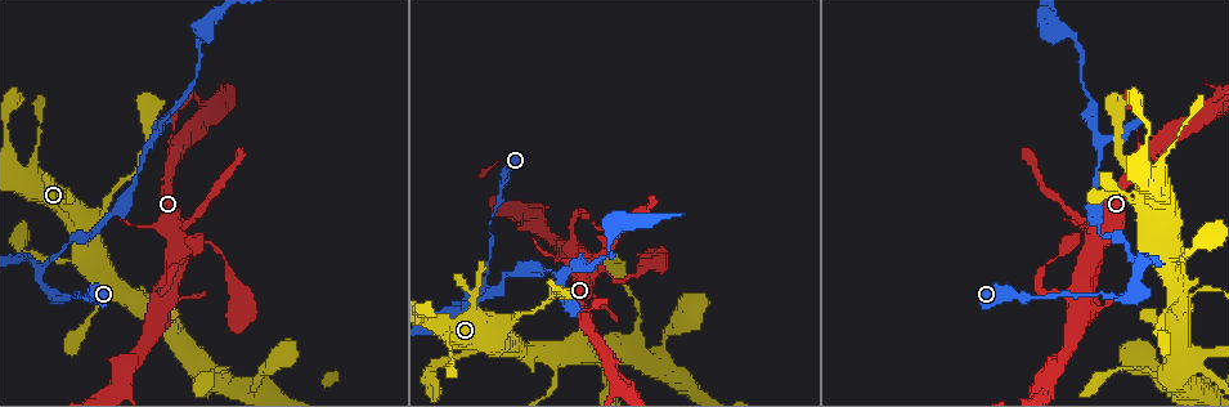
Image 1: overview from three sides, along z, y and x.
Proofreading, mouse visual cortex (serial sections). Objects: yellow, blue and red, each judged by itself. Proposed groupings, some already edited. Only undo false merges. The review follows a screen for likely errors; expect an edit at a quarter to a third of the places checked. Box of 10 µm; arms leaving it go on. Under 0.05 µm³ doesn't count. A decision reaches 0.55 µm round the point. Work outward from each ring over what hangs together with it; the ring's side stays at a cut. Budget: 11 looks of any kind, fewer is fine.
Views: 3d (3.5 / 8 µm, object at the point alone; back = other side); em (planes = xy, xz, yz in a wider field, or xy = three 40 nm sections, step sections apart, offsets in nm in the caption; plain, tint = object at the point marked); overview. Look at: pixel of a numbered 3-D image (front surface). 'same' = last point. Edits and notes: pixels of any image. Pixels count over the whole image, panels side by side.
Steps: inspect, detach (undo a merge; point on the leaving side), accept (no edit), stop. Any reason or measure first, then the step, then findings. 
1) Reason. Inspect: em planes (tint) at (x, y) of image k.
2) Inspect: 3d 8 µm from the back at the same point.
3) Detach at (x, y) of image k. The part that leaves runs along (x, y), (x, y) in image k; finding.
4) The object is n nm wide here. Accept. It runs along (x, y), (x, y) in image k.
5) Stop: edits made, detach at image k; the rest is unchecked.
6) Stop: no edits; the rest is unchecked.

Sharp bend. Inspect: 3d 3.5 µm at (1147, 225) of image 1.

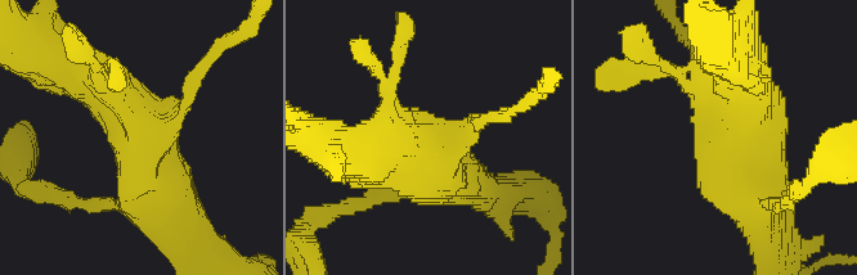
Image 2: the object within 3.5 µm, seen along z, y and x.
Shape alone is not enough. Inspect: em xy step 2 (tint) at (161, 133) of image 2.

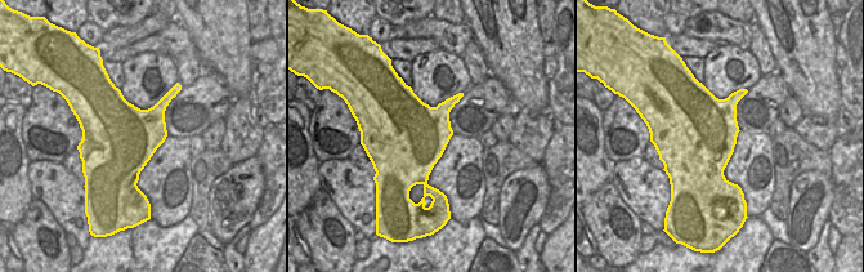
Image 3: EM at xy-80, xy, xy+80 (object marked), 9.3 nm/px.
Accept. It runs along (85, 72), (144, 127), (171, 199) in image 2; all the same cell.

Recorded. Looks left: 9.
Looks like a crossing. Inspect: 3d 3.5 µm from the back at (1096, 251) of image 1.

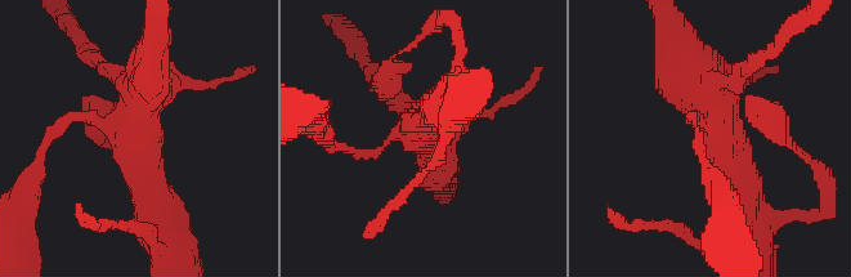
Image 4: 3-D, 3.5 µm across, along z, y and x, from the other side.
Shape alone is not enough. Inspect: em xy step 2 (tint) at (407, 128) of image 4.

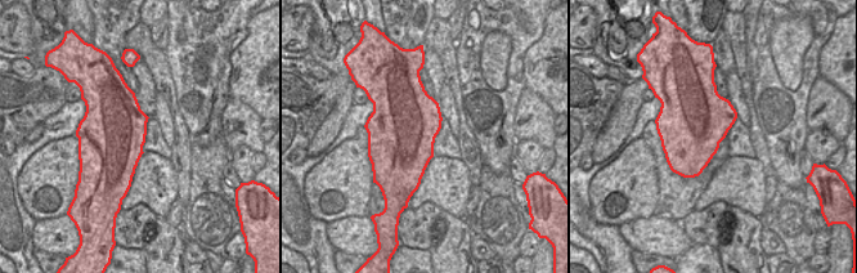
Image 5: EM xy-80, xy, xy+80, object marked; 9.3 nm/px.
Cut it another way. Inspect: em xy step 1 (tint) at the same point.

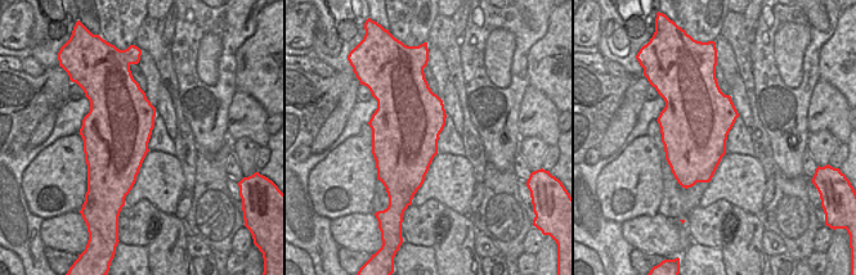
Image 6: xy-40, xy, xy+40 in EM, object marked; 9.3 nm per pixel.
Accept. All the same cell.

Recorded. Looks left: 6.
Arms run side by side. Inspect: 3d 3.5 µm at (196, 350) of image 1.

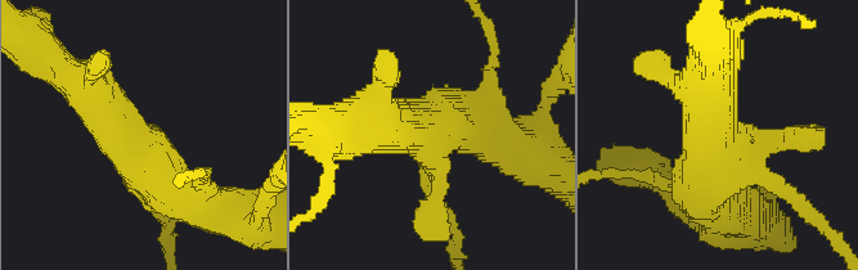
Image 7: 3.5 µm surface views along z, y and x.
4 arms meet here; the arms are 200, 200, 600, 600 nm wide; shape alone is not enough. Inspect: em xy step 1 (tint) at (431, 147) of image 7.

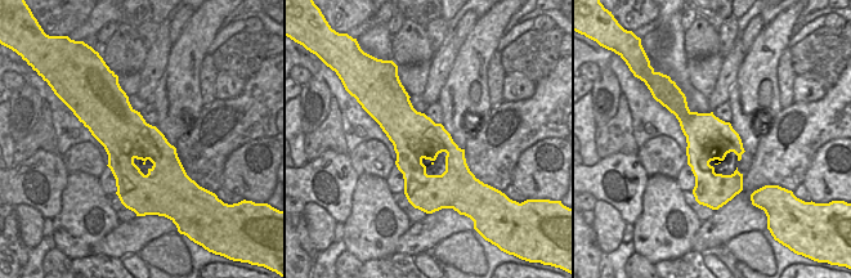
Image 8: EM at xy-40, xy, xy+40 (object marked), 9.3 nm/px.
Inspect: em xy step 2 (tint) at the same point.

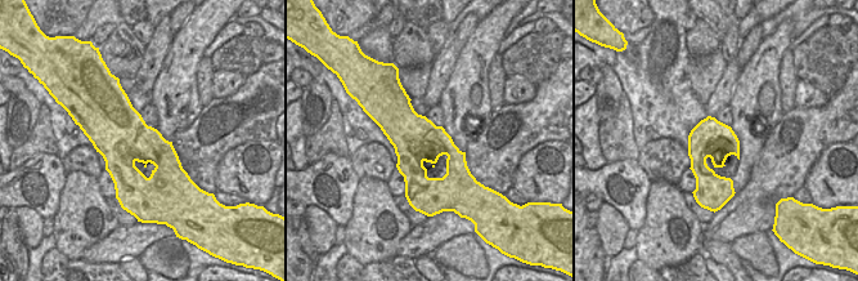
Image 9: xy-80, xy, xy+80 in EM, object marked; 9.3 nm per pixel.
Accept. It runs along (72, 79), (143, 166), (191, 201) in image 7; continuous, no second cell.

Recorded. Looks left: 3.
Inspect: 3d 3.5 µm at (1128, 301) of image 1.

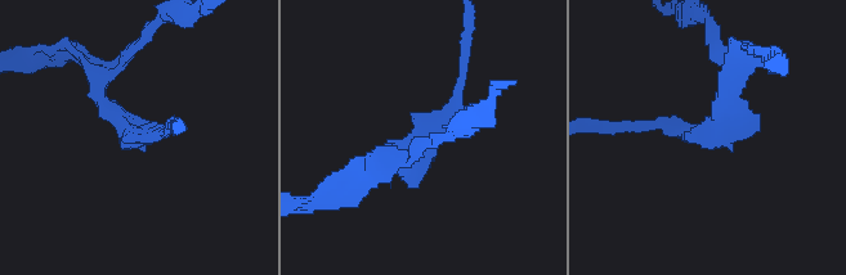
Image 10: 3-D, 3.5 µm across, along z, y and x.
Inspect: em xy step 3 (tint) at (713, 137) of image 10.

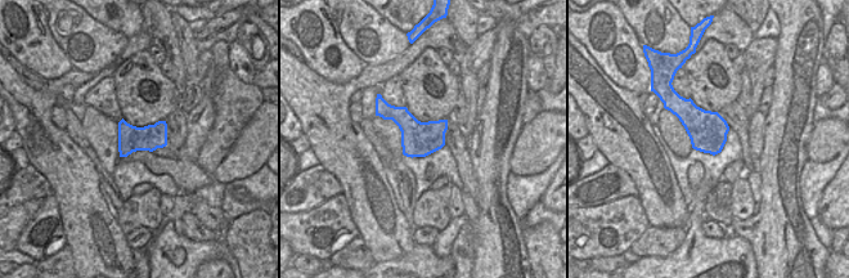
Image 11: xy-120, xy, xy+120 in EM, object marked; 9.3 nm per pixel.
Accept. It runs along (464, 75), (428, 136), (388, 150), (404, 153) in image 10; all the same cell.

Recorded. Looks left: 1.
Stop: no edits; the rest is unchecked.

